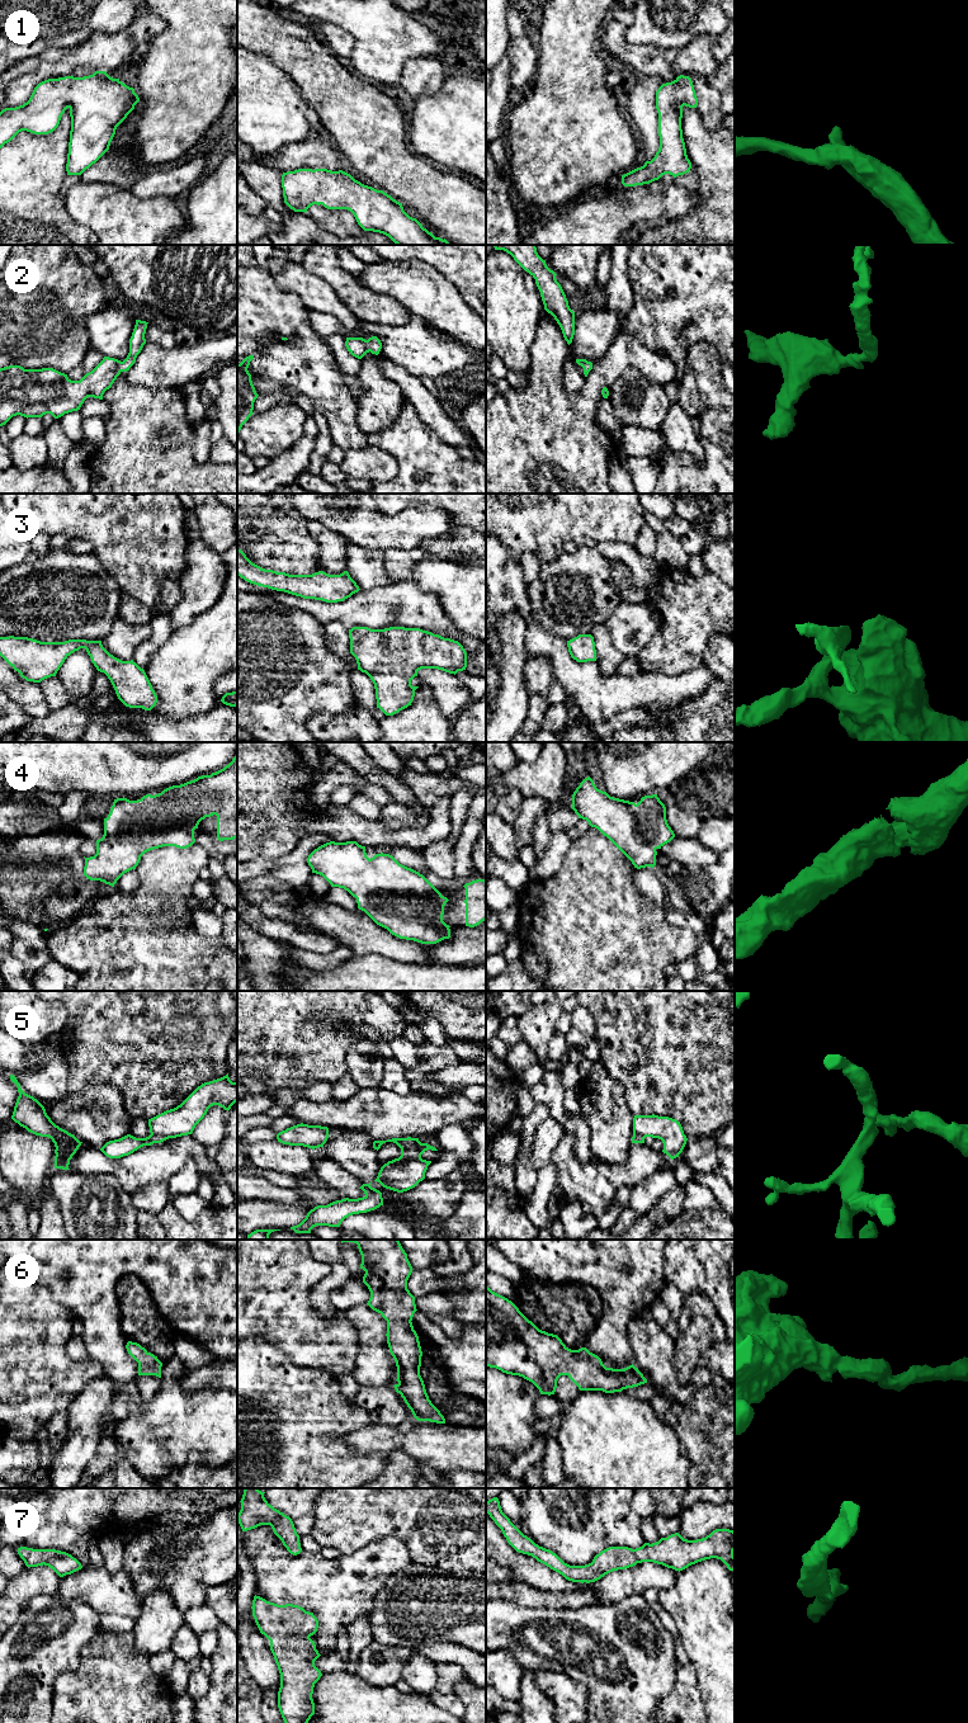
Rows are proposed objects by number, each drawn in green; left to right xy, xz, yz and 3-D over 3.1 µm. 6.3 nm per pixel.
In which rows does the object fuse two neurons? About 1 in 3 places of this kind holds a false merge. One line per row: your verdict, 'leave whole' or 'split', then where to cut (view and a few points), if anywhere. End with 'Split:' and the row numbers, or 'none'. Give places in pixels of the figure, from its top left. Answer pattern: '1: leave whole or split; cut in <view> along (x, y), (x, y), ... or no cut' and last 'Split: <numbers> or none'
1: leave whole; no cut
2: leave whole; no cut
3: leave whole; no cut
4: leave whole; no cut
5: split; cut in xz along (412, 1138), (409, 1145), (401, 1148)
6: leave whole; no cut
7: leave whole; no cut
Split: 5

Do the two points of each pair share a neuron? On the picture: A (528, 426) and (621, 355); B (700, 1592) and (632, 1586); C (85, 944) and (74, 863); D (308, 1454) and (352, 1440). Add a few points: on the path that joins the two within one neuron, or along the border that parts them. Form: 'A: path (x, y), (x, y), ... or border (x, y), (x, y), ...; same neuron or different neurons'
A: path (552, 423), (569, 406), (575, 406), (598, 379); same neuron
B: border (679, 1572), (673, 1586), (659, 1590); different neurons
C: border (104, 895), (94, 898), (74, 917), (53, 926); different neurons
D: border (341, 1438), (357, 1452), (373, 1453); different neurons

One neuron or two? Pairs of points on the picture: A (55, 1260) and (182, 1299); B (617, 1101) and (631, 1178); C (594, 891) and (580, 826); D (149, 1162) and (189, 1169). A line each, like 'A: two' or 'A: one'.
A: one
B: two
C: two
D: two

